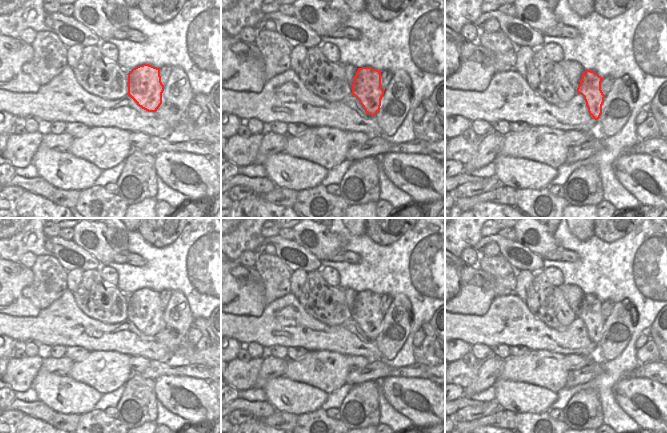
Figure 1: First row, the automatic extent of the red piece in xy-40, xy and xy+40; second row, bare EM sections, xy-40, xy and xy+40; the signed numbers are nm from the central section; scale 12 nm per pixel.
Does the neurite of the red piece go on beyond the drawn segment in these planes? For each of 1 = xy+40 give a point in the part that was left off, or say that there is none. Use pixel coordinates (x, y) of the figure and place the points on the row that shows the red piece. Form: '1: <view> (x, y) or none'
1: none

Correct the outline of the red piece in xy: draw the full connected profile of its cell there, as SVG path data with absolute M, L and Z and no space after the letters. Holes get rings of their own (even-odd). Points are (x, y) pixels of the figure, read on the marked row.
M372 67L358 68L351 87L352 95L359 100L365 112L376 116L385 91L381 88L381 71Z

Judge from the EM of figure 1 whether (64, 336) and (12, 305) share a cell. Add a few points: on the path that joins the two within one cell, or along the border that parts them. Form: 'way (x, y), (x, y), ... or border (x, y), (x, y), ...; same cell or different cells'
border (41, 309), (36, 316), (12, 316), (10, 314); different cells

